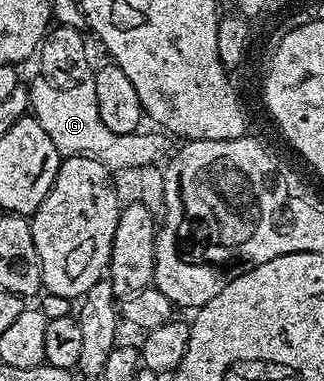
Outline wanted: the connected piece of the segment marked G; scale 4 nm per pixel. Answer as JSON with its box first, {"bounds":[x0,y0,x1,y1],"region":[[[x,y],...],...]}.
{"bounds":[27,76,178,171],"region":[[[44,76],[37,77],[27,87],[30,110],[51,137],[56,151],[61,156],[90,154],[100,159],[110,171],[129,168],[133,171],[146,166],[164,164],[177,155],[178,142],[168,132],[152,129],[153,131],[147,133],[136,131],[131,134],[117,134],[103,124],[92,78],[88,77],[77,85],[61,88]]]}

